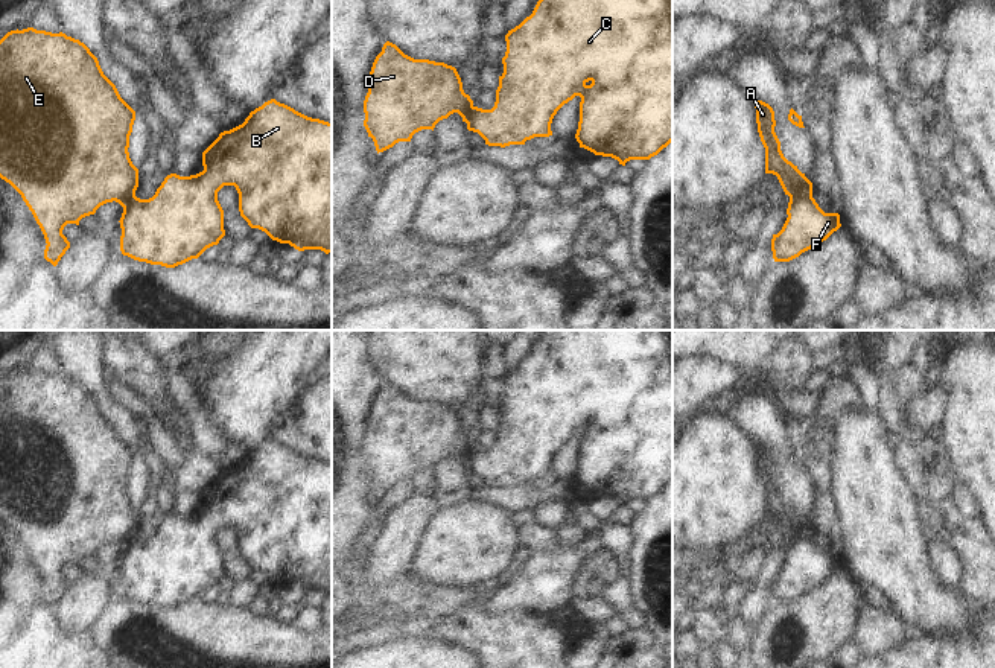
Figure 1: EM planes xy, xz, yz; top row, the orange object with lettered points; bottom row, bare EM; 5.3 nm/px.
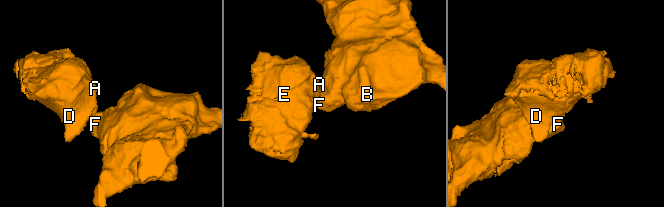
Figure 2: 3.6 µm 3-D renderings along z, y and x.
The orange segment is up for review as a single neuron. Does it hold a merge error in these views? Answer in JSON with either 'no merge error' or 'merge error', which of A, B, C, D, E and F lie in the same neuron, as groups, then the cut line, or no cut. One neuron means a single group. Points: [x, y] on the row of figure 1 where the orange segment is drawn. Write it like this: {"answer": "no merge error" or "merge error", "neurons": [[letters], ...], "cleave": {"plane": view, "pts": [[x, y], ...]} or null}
{"answer": "merge error", "neurons": [["A", "D", "E"], ["B", "C", "F"]], "cleave": {"plane": "yz", "pts": [[811, 189], [790, 200]]}}

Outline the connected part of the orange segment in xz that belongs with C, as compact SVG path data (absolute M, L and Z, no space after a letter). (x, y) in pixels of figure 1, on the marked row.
M539 0L532 14L505 35L507 52L502 58L496 102L491 110L473 107L467 129L478 132L488 146L525 145L534 137L552 135L551 123L557 111L575 96L580 102L580 122L575 134L580 148L595 155L612 157L625 166L630 160L650 160L672 142L672 0Z

